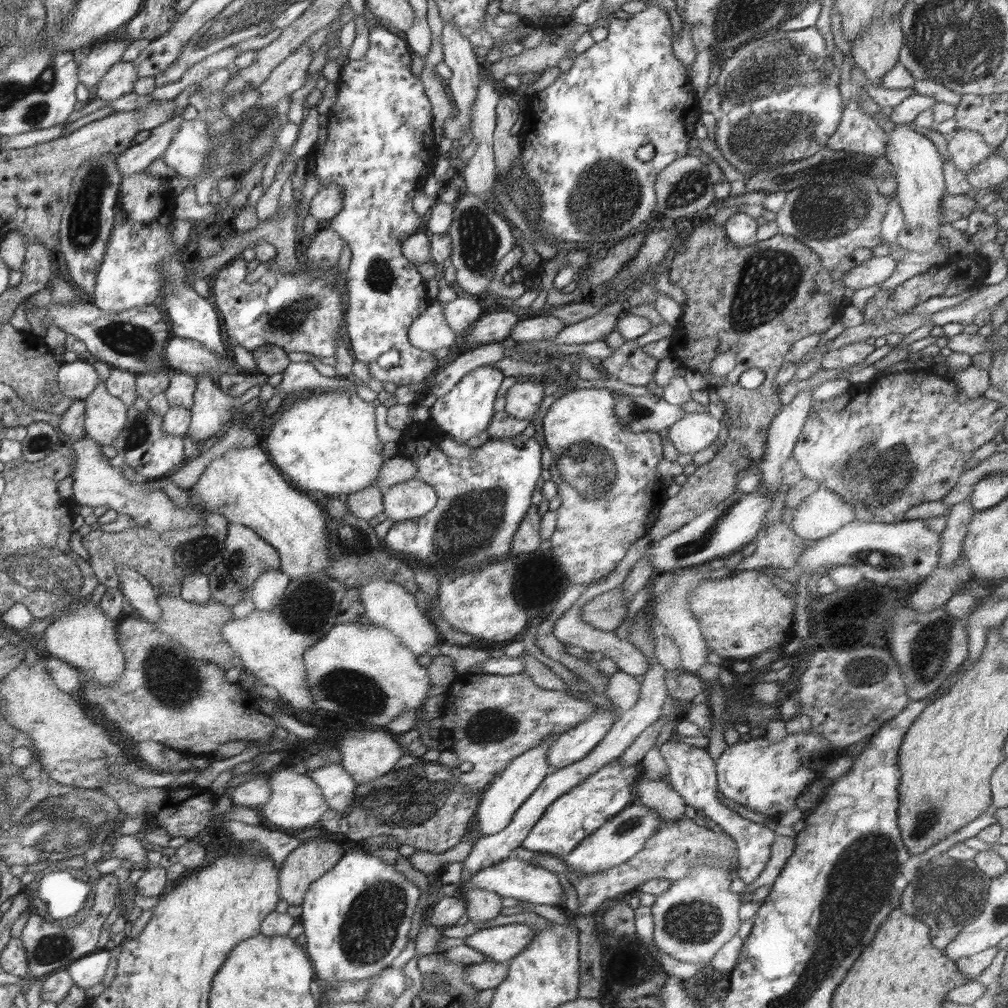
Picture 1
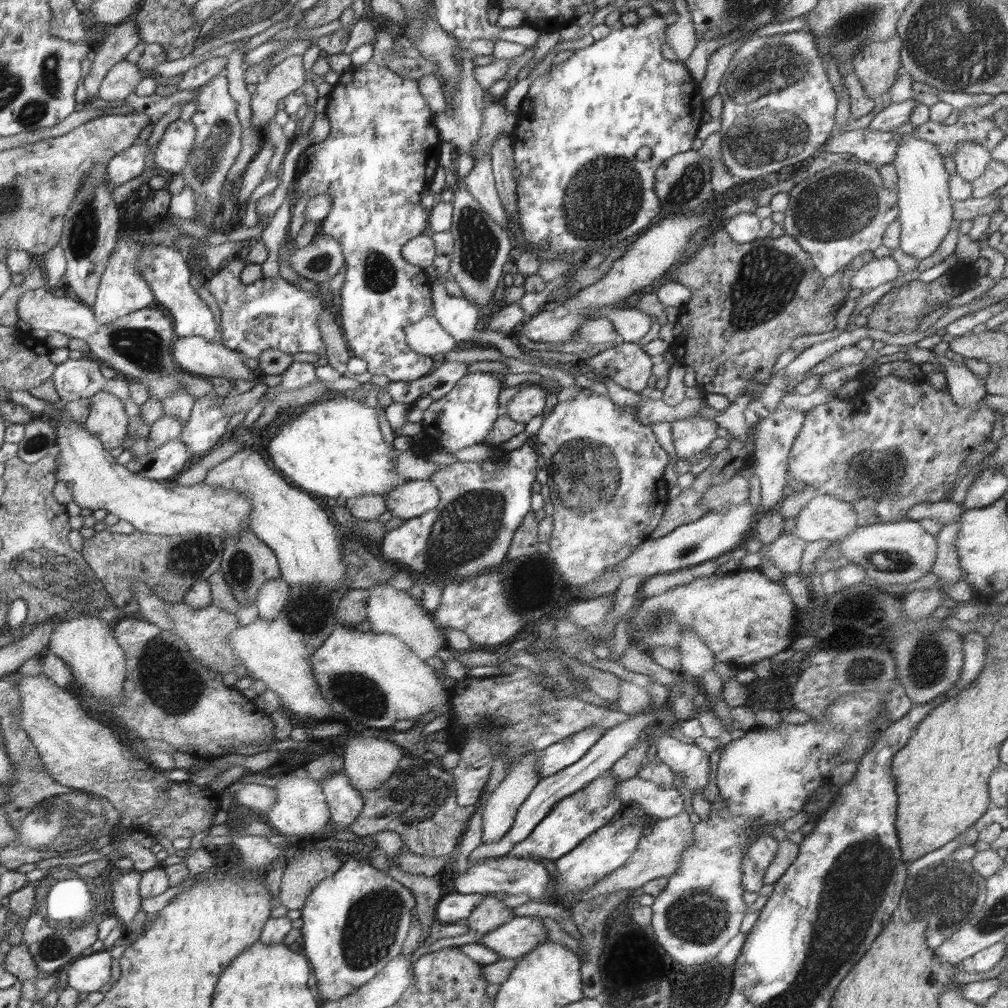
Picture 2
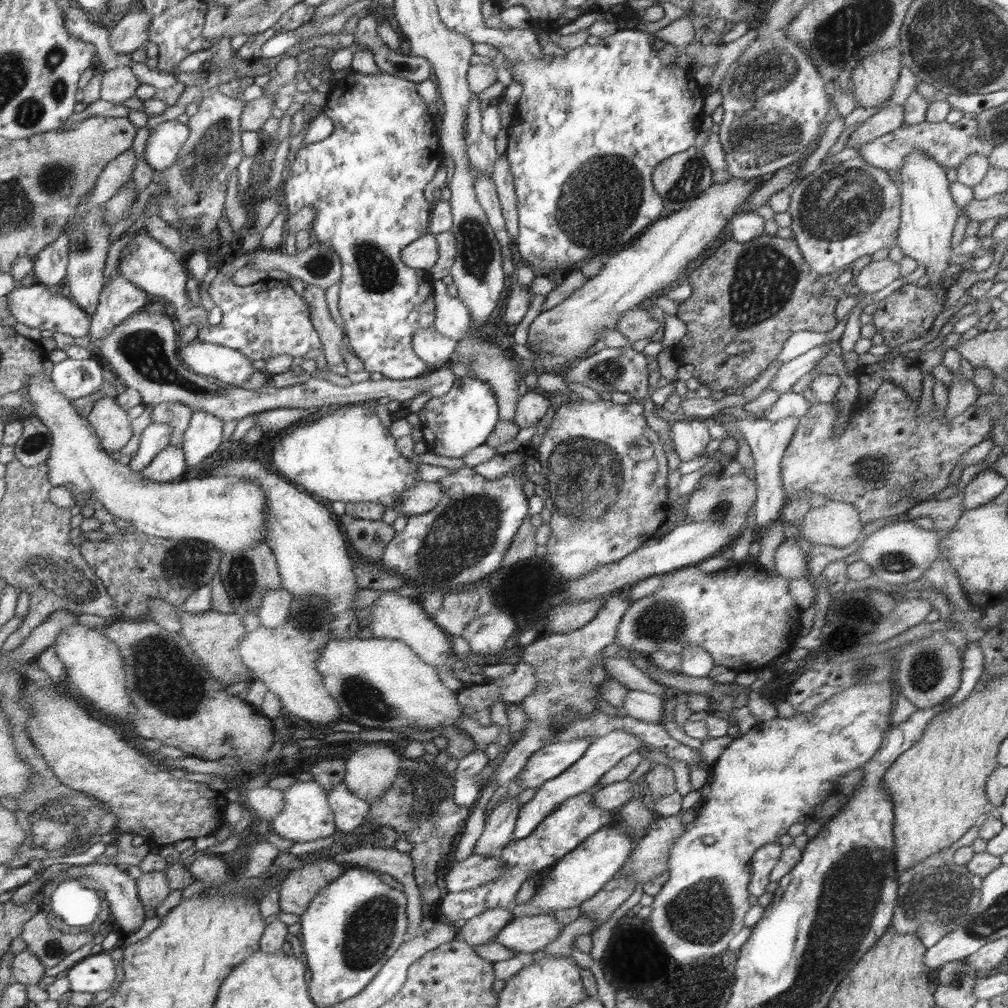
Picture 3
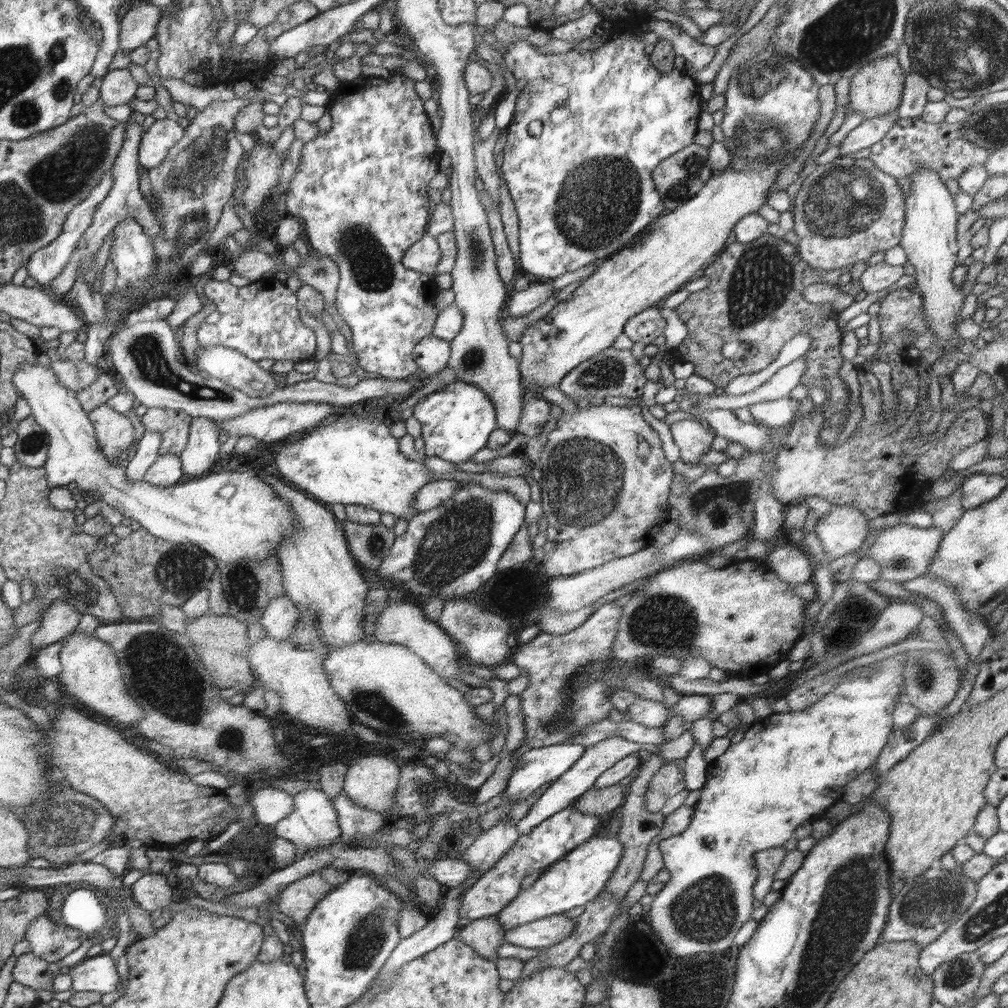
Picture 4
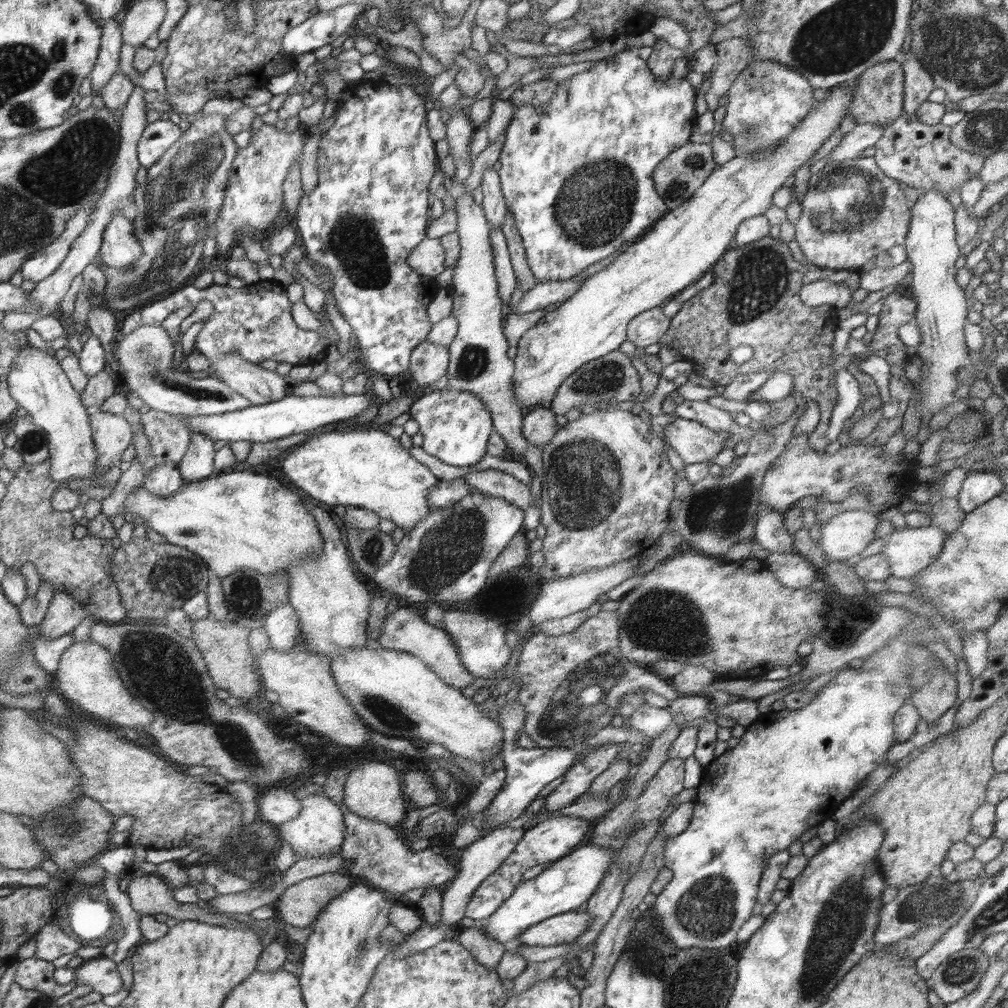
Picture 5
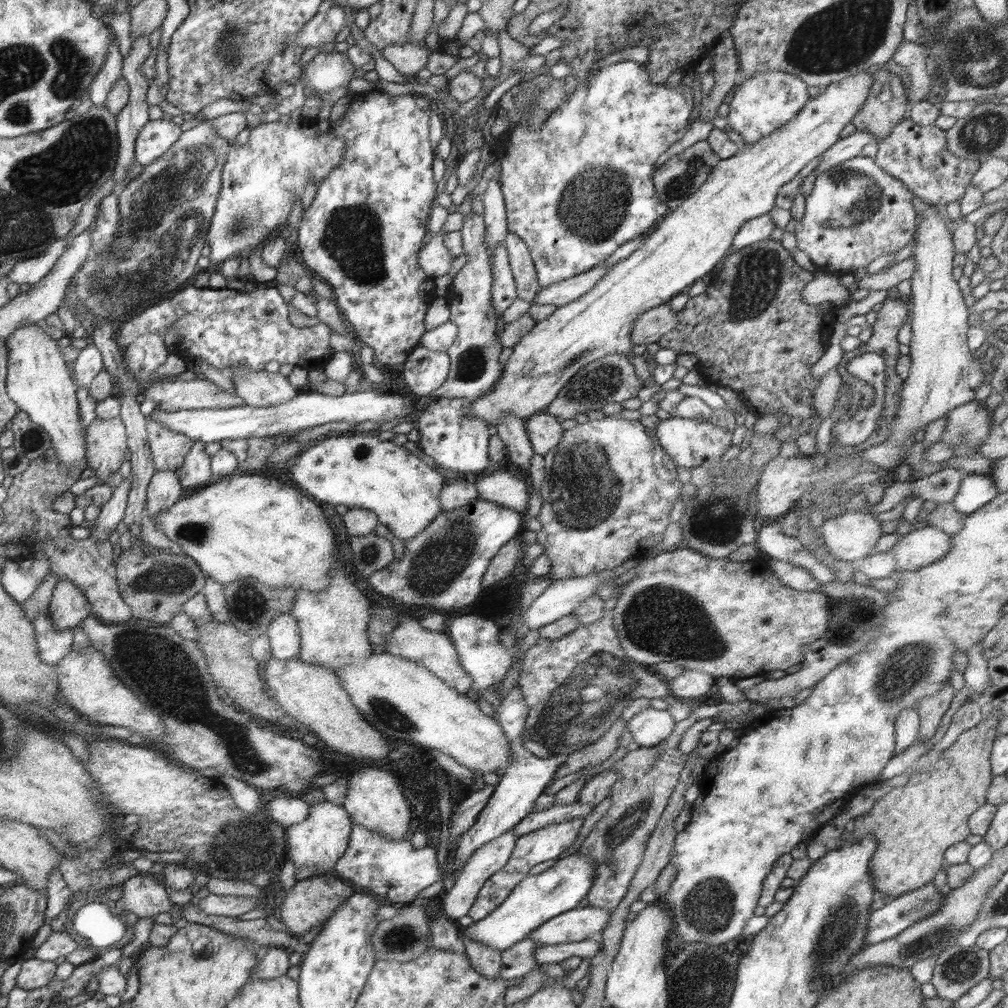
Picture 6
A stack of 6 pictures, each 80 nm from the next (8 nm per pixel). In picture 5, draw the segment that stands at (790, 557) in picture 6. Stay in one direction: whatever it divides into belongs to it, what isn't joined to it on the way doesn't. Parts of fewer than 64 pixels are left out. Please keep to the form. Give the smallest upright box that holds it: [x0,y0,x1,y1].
[752,505,797,554]

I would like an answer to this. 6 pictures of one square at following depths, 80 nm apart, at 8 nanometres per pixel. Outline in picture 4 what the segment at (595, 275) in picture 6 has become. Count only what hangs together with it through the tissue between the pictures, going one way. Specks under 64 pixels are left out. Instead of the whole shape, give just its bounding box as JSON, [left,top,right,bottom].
[508,281,558,317]

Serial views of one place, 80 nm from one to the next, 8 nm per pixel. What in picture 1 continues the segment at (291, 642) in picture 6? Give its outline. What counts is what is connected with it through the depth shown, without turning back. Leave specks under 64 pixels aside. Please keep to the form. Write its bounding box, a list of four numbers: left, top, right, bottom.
[250,570,291,610]

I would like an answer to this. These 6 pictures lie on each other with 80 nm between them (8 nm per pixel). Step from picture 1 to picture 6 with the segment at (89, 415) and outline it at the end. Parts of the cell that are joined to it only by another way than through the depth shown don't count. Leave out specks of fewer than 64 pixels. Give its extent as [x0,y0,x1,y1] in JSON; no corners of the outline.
[86,417,126,480]

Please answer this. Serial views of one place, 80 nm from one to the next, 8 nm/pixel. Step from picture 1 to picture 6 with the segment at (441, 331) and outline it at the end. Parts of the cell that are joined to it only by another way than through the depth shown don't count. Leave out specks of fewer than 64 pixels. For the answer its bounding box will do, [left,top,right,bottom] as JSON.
[400,345,451,396]

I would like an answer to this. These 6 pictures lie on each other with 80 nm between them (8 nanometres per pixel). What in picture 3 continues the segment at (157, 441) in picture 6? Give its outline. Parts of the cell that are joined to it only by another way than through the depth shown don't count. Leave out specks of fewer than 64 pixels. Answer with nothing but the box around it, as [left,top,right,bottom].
[152,403,192,447]

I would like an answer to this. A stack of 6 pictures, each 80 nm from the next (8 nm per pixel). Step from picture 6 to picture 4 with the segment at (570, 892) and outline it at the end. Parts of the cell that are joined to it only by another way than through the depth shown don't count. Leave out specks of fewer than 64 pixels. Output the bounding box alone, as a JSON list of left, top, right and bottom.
[497,831,623,932]

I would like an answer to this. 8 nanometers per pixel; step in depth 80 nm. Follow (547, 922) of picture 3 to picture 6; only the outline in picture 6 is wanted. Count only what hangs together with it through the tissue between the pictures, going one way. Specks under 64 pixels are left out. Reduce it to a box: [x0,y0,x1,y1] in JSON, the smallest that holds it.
[528,907,612,945]

